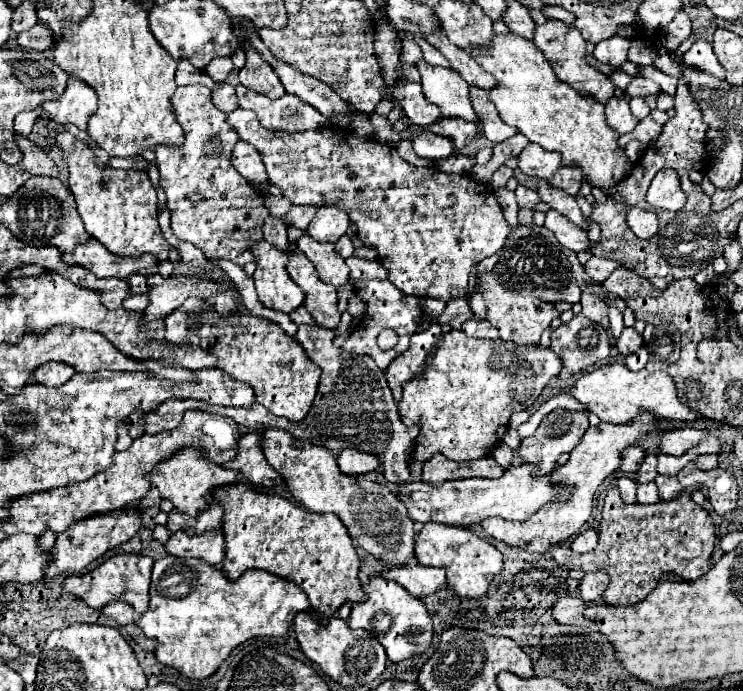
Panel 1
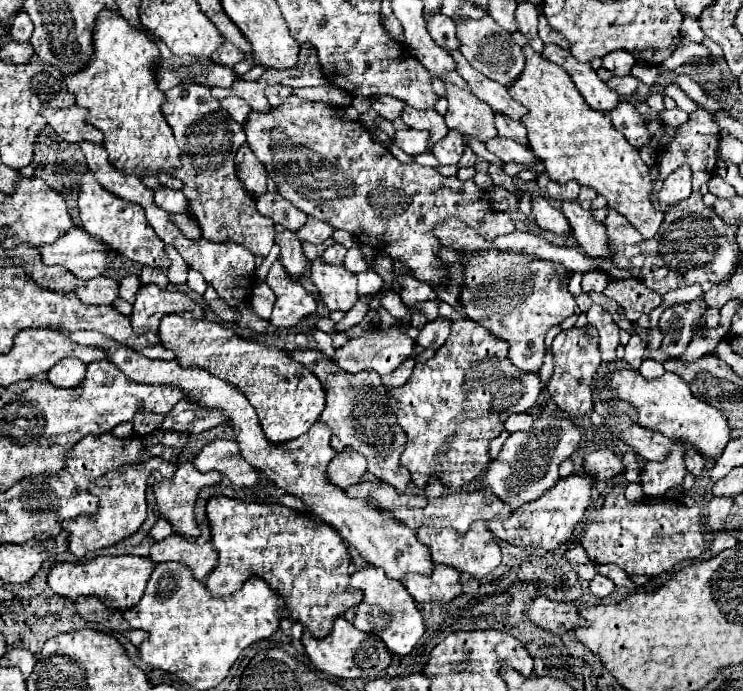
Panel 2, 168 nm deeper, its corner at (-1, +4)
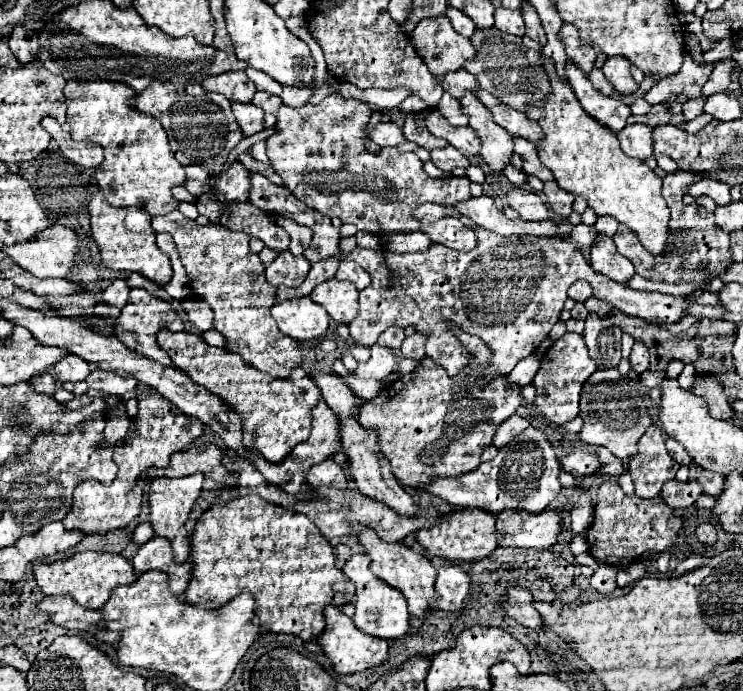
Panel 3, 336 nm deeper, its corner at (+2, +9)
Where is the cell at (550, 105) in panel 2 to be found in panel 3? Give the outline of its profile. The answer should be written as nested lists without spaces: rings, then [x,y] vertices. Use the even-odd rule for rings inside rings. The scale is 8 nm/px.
[[[542,56],[542,68],[550,78],[552,92],[544,96],[544,110],[536,104],[526,106],[528,118],[536,120],[544,130],[544,136],[536,146],[540,160],[546,164],[546,168],[550,168],[556,182],[564,190],[582,194],[598,216],[614,216],[618,222],[626,224],[638,234],[646,250],[660,254],[666,244],[670,220],[670,210],[660,196],[662,178],[658,178],[642,160],[624,154],[616,134],[586,114],[570,84],[556,74],[554,62]]]

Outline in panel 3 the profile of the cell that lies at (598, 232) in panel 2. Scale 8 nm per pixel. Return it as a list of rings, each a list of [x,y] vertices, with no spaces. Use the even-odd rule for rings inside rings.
[[[598,234],[590,246],[590,264],[596,272],[616,282],[626,282],[634,274],[634,266],[616,250],[614,240],[606,234]]]

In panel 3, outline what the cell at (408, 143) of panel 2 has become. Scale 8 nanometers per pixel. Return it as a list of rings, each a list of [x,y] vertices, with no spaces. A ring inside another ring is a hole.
[[[392,120],[380,122],[374,130],[368,130],[368,136],[370,136],[370,140],[374,140],[378,146],[398,146],[398,144],[406,142],[402,128],[400,128],[396,122],[392,122]]]

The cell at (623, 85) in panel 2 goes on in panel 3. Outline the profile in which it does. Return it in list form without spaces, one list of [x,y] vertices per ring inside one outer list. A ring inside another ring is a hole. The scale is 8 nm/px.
[[[594,68],[594,70],[588,74],[588,78],[590,78],[590,82],[594,84],[594,88],[596,88],[596,90],[600,90],[604,96],[614,96],[614,94],[616,94],[614,86],[606,80],[606,76],[602,74],[602,70]]]

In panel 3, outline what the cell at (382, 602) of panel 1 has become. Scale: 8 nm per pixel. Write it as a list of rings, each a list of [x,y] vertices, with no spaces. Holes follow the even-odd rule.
[[[358,554],[358,556],[352,556],[342,572],[354,582],[356,586],[356,598],[354,598],[354,606],[356,606],[356,614],[354,614],[354,624],[366,632],[366,634],[374,634],[378,638],[384,638],[384,640],[394,640],[398,638],[396,632],[400,632],[402,636],[402,630],[408,630],[408,608],[406,608],[406,598],[390,588],[386,582],[382,582],[380,578],[376,578],[372,572],[370,572],[370,558],[366,554]]]

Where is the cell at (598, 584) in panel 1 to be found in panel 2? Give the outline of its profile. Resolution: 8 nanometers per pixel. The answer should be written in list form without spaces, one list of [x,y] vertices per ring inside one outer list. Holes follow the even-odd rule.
[[[595,575],[591,581],[589,581],[589,589],[595,597],[607,597],[615,591],[615,583],[609,579],[609,577],[603,577],[603,575]]]

